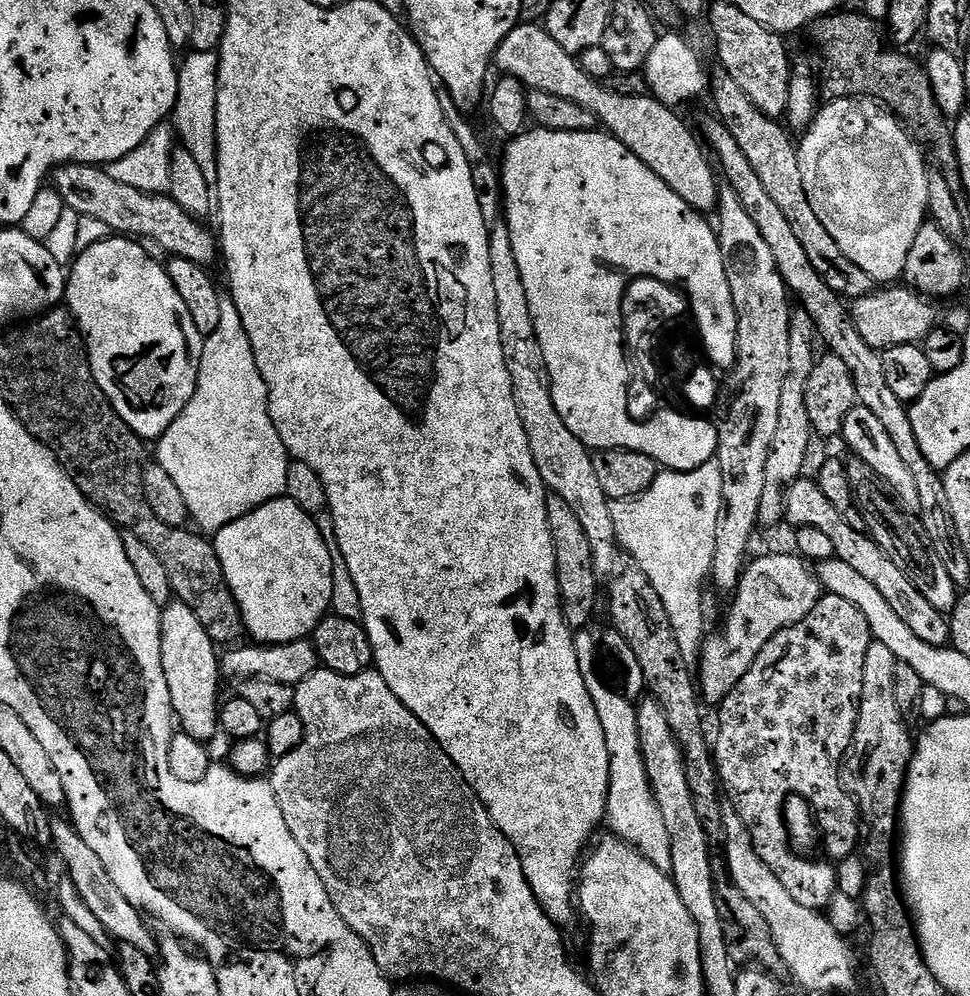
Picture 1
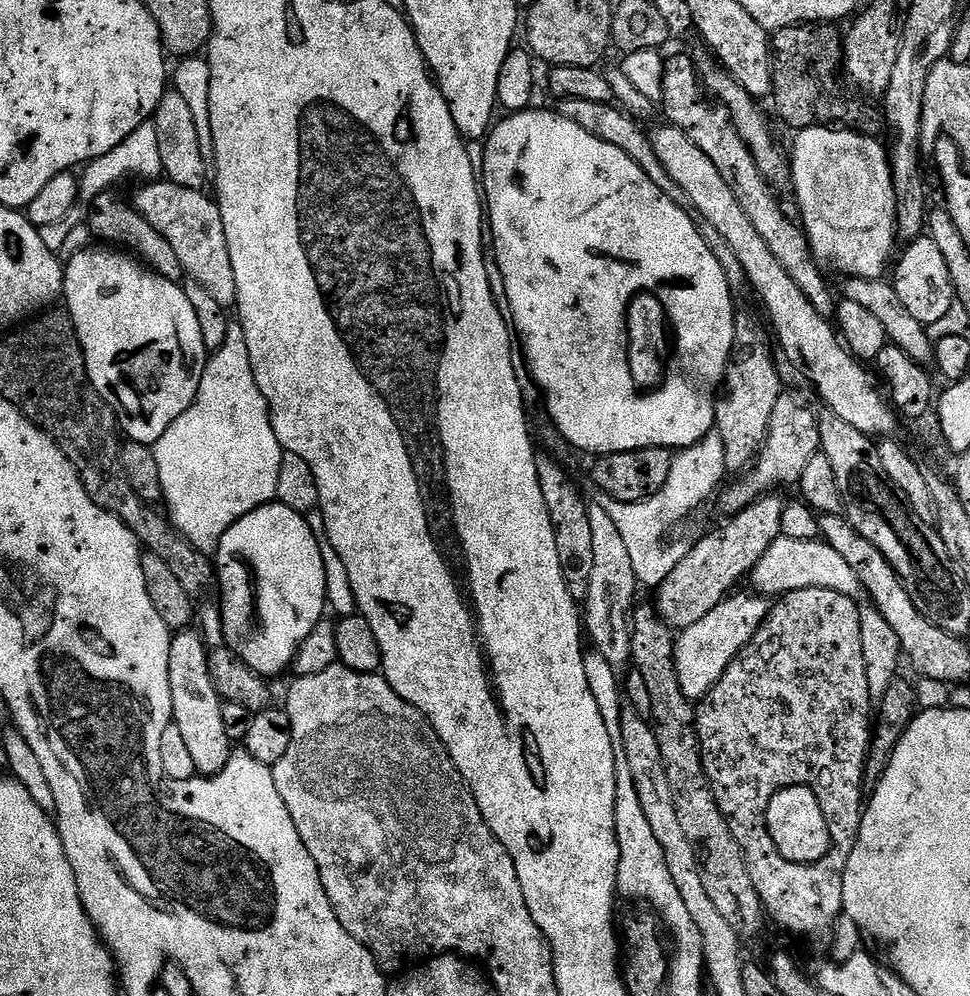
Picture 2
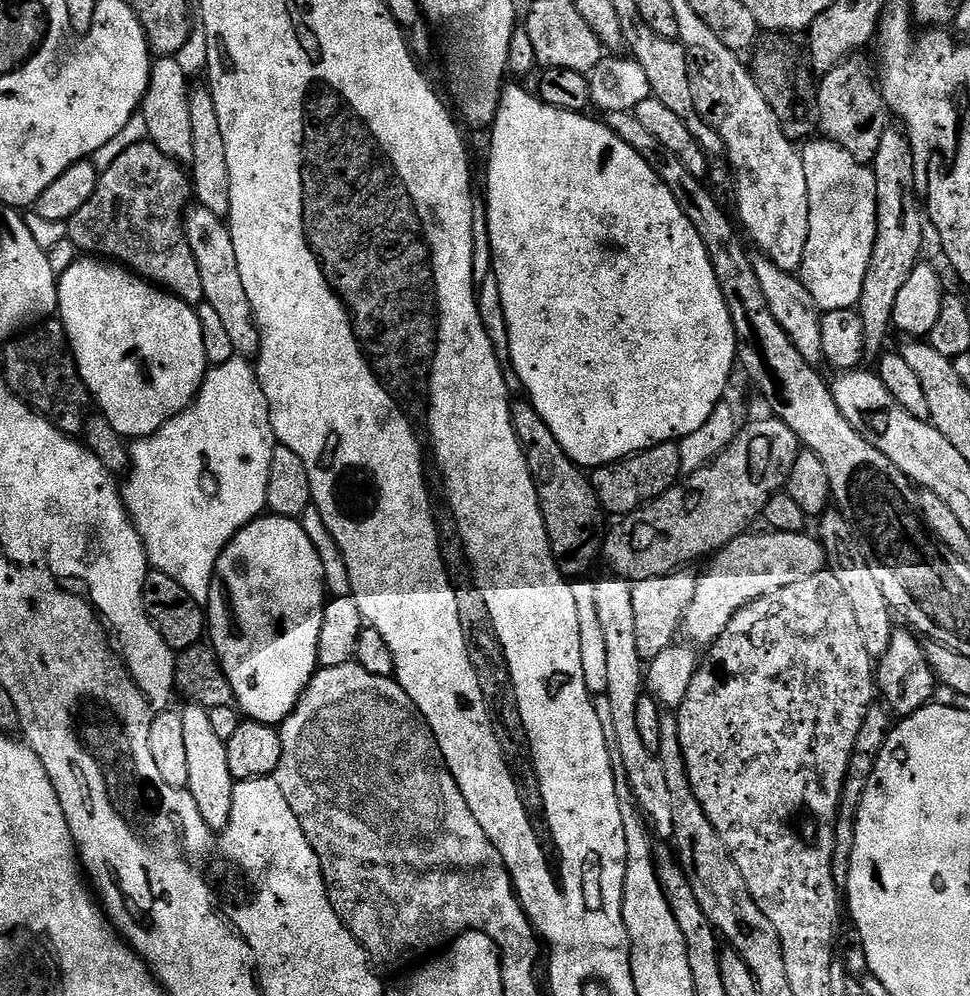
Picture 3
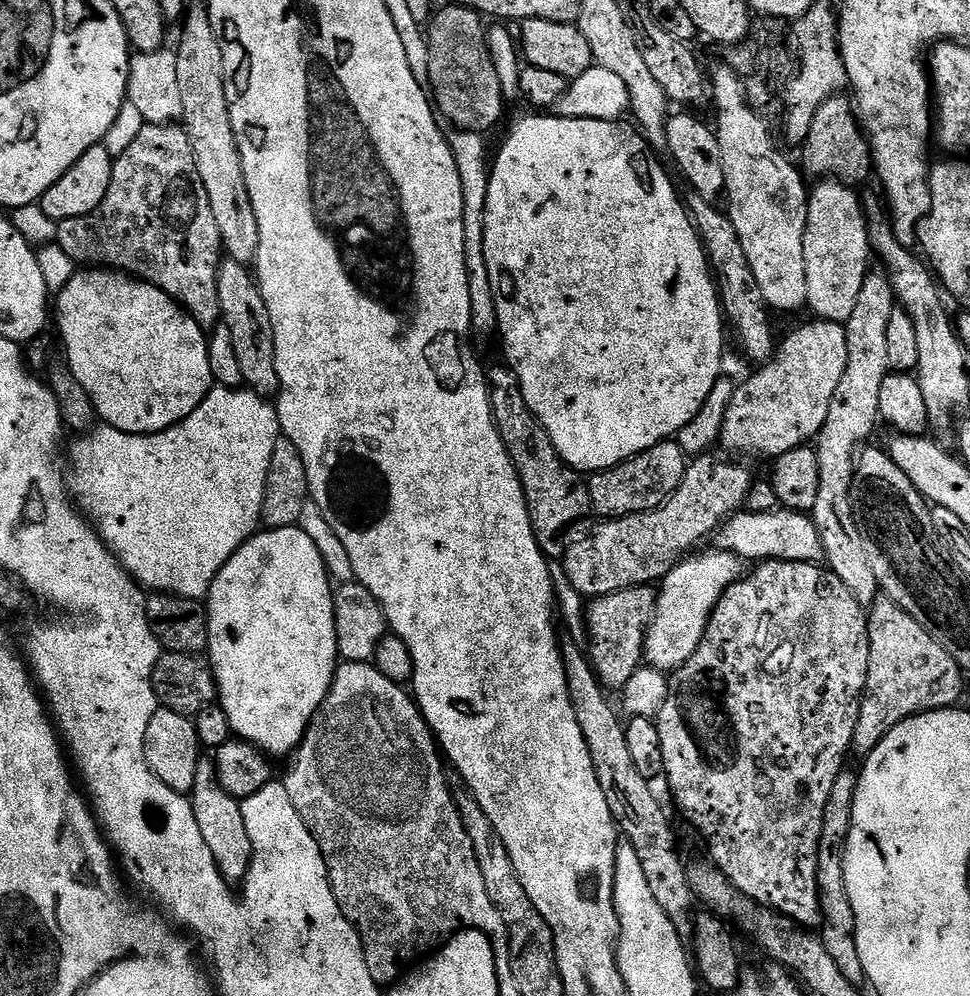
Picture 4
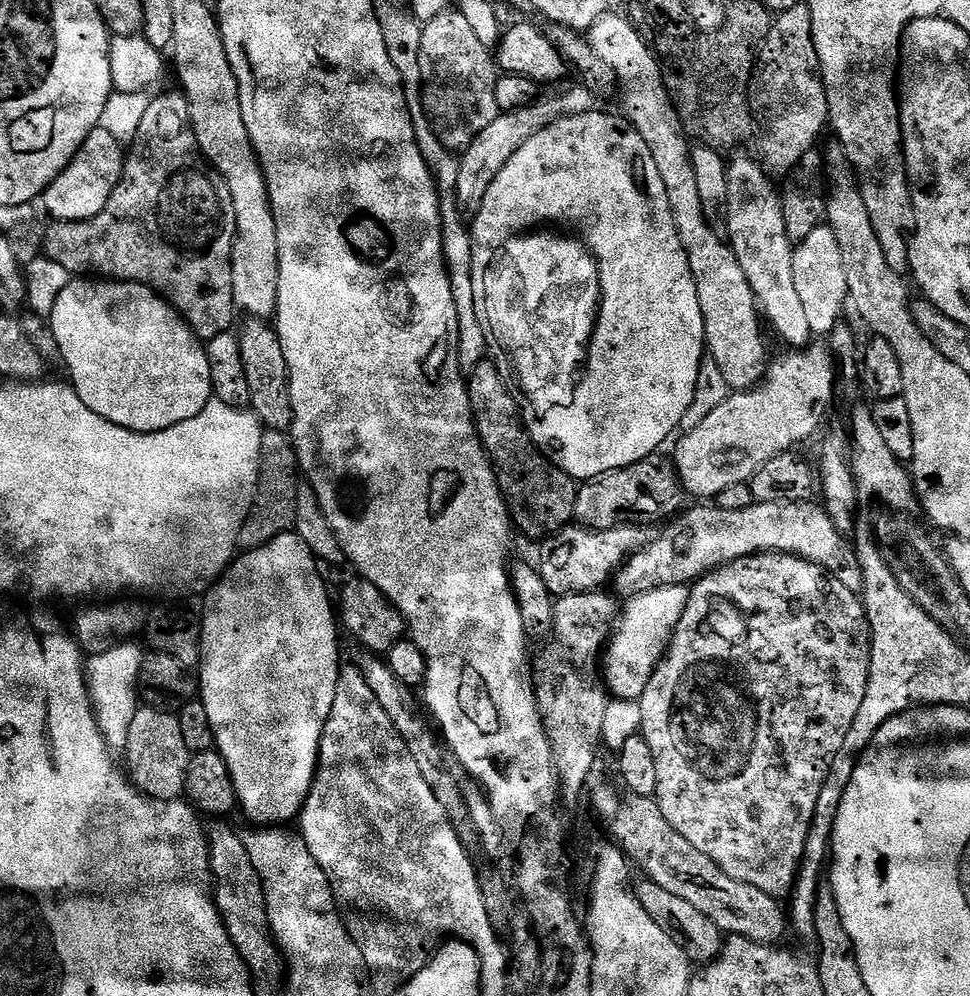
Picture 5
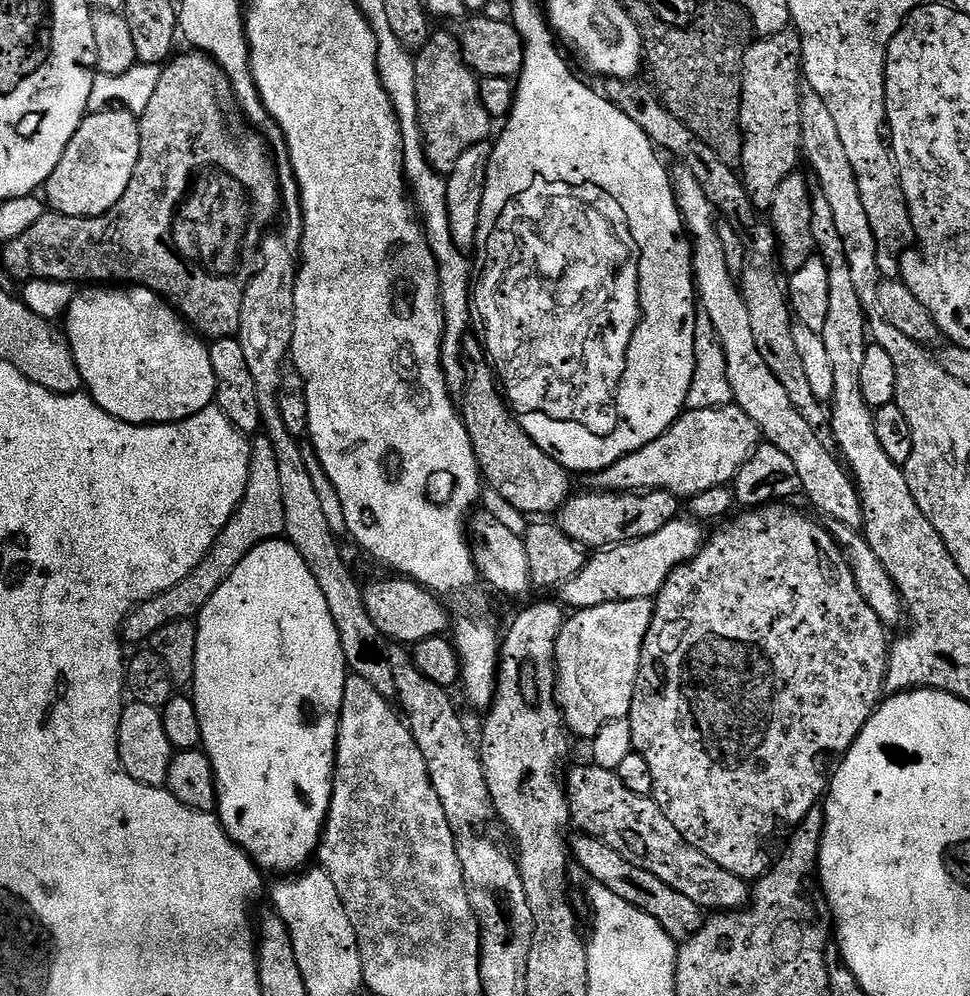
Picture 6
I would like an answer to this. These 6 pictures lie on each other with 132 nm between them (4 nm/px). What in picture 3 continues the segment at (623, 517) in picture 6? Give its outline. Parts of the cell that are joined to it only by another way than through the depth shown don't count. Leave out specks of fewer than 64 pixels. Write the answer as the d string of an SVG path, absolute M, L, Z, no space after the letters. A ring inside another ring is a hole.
M660 444L657 448L648 448L645 452L636 452L625 460L615 460L613 464L604 464L591 473L592 489L605 513L623 518L629 512L636 512L646 504L659 500L671 488L675 488L682 476L680 459L681 445Z

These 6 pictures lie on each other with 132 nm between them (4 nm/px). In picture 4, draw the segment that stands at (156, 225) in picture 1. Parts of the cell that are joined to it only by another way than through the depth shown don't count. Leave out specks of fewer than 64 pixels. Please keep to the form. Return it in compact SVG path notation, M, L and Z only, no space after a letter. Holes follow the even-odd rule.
M224 258L216 270L216 285L220 320L230 330L230 338L234 338L234 354L238 357L244 384L258 396L275 397L279 393L280 383L274 358L274 334L266 302L262 302L260 286L256 283L255 275L250 271L249 265Z

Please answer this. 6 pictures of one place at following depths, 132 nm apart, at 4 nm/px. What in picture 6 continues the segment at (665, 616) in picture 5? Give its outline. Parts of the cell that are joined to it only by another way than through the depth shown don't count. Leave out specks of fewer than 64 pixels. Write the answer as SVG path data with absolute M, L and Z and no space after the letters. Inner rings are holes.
M619 600L618 602L610 602L602 606L573 611L565 619L556 643L556 702L560 705L560 711L564 714L564 726L573 737L585 736L585 738L591 738L597 736L602 728L610 722L628 719L628 712L632 709L632 699L636 693L636 679L640 677L640 651L644 645L646 634L652 625L653 607L652 600Z

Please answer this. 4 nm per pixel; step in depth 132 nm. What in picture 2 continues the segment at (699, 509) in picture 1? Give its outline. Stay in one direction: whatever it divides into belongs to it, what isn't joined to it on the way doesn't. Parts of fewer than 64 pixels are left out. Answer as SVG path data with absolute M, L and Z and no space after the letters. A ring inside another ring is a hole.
M713 430L693 448L677 451L673 455L670 478L666 478L666 486L662 486L658 494L633 504L618 502L605 495L599 497L598 503L606 510L626 542L637 585L644 587L645 584L651 590L656 590L662 582L666 582L666 578L670 578L674 568L690 551L689 541L672 536L672 531L683 520L690 519L692 512L698 511L715 494L723 476L726 476L726 450L722 446L720 433Z

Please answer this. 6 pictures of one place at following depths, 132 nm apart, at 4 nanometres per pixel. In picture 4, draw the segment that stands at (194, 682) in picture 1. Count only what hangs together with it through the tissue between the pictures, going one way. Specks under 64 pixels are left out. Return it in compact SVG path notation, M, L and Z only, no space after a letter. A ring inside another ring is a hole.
M202 758L198 762L190 799L198 830L202 830L202 842L206 842L218 870L229 882L243 881L252 864L252 847L250 836L246 834L246 822L242 818L241 801L221 786L216 776L216 765L211 759Z

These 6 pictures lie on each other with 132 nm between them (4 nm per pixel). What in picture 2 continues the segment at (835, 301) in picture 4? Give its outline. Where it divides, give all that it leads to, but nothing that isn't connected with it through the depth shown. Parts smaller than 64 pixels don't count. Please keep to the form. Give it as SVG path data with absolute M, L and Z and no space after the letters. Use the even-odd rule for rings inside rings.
M817 126L801 128L795 133L792 152L790 148L790 184L796 187L799 219L817 261L845 272L848 278L878 280L885 275L887 268L889 271L893 259L892 247L898 244L896 191L892 181L892 167L888 165L888 150L874 137L863 136L860 130L843 132L842 129L840 126Z

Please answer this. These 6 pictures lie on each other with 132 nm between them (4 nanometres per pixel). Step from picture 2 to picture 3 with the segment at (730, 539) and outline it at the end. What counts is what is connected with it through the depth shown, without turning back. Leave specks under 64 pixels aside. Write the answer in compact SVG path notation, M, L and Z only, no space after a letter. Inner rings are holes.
M677 570L671 572L668 576L635 581L632 594L634 614L637 618L637 652L640 655L640 659L644 662L650 662L654 658L658 658L658 654L662 654L662 650L673 647L677 643L676 632L678 636L690 602L694 602L697 577L695 575L691 576L688 572L691 571Z

